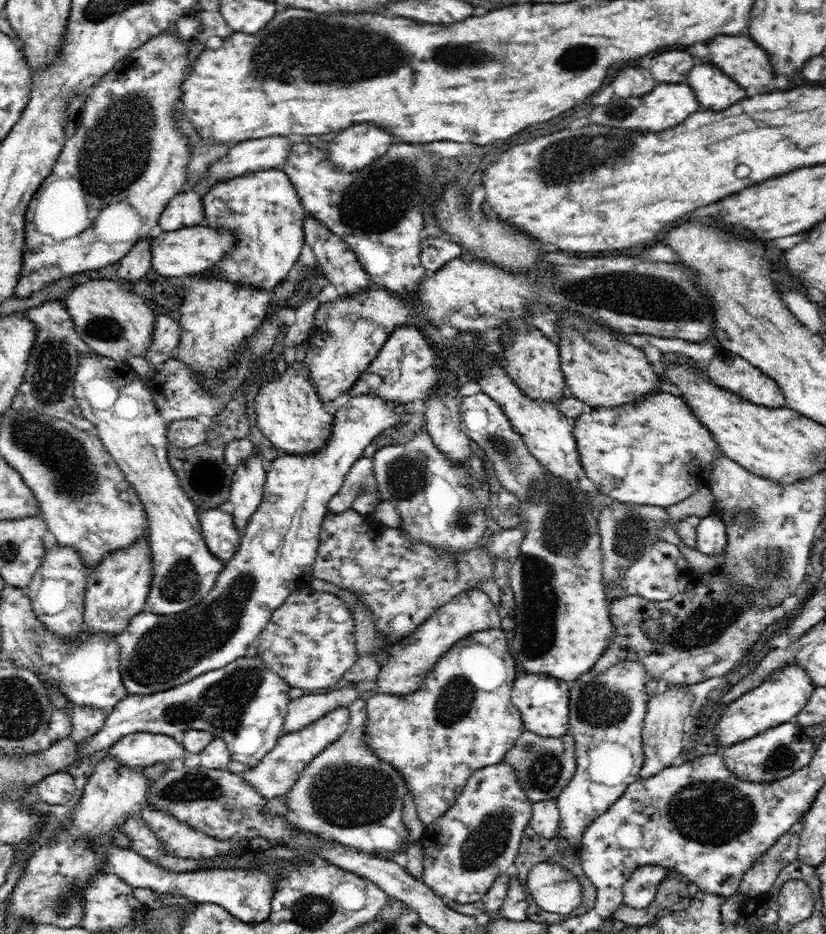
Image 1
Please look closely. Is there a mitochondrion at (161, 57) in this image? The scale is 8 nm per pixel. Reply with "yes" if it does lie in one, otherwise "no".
yes

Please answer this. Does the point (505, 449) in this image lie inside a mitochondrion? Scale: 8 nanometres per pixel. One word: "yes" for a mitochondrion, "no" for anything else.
yes

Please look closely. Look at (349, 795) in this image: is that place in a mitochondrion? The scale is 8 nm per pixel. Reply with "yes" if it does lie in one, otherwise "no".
yes

